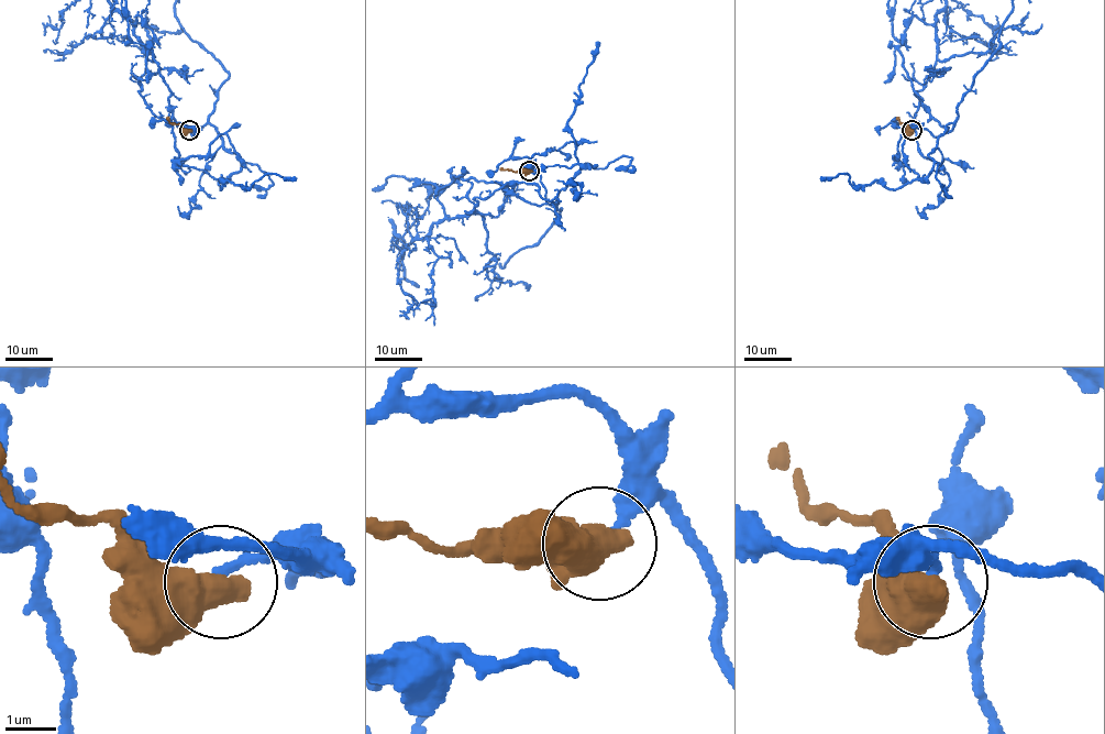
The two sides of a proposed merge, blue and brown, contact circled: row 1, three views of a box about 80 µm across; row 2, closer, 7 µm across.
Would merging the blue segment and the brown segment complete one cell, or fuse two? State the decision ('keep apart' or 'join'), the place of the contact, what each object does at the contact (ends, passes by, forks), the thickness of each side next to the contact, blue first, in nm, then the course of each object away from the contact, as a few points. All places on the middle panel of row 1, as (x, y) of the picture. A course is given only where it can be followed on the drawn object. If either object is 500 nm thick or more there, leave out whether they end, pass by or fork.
keep apart | (529, 171) | 160/750 nm | brown via (529, 172), (500, 167)

